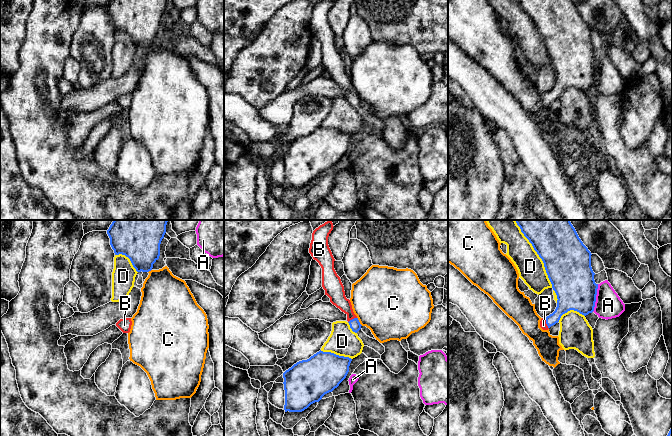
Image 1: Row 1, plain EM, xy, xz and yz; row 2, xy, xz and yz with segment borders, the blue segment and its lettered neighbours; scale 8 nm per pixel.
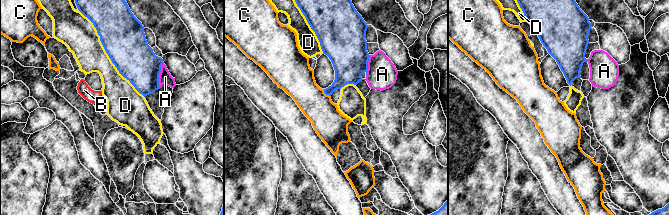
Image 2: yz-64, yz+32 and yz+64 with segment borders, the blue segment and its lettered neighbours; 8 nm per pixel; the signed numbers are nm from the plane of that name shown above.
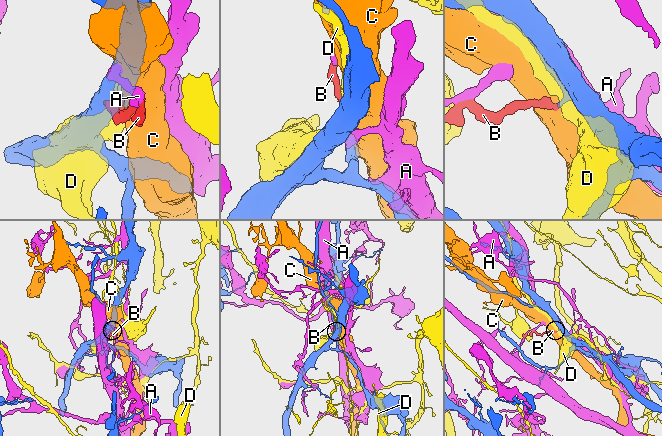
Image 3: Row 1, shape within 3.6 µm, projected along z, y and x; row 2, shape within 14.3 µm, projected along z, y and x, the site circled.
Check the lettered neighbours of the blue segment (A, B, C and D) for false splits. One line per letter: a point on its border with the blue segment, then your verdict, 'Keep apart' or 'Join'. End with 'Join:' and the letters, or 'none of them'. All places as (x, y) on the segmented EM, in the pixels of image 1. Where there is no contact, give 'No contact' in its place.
A: Touches blue at yz (595, 298). Keep apart
B: Touches blue at yz (546, 323). Join
C: Touches blue at xz (358, 321). Keep apart
D: Touches blue at yz (537, 253). Keep apart
Join: B

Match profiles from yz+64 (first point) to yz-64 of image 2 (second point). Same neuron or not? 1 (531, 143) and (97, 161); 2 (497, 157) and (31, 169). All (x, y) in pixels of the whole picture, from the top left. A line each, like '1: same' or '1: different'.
1: same
2: same

